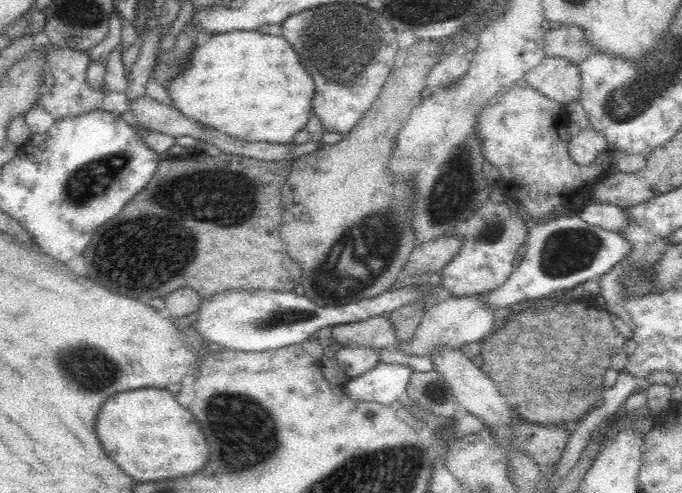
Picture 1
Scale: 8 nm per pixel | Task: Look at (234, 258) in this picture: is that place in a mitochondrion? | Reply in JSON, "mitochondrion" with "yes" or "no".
{"mitochondrion":"no"}

